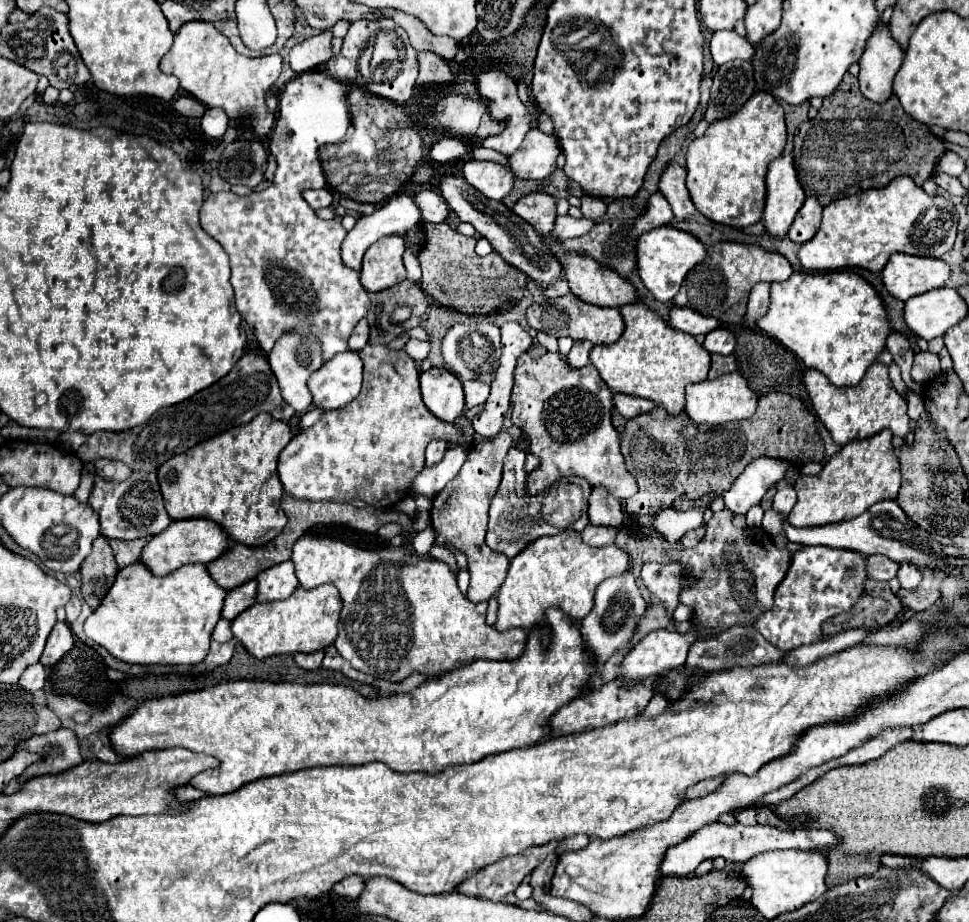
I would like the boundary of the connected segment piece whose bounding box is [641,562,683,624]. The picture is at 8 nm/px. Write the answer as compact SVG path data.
M647 562L647 564L643 564L643 570L641 570L643 584L649 588L651 596L657 602L665 604L665 608L667 608L673 624L676 623L673 620L673 612L675 612L675 608L679 604L681 574L683 574L683 566L677 564L677 562L673 562L673 564Z

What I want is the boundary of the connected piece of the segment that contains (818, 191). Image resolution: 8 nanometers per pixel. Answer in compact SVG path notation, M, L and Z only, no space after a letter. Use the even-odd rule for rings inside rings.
M849 72L841 86L823 100L819 114L803 122L795 132L799 182L805 194L819 198L823 206L841 196L881 188L895 176L911 176L923 186L943 152L943 140L933 136L921 122L909 118L895 96L885 104L869 102L859 90L859 80Z

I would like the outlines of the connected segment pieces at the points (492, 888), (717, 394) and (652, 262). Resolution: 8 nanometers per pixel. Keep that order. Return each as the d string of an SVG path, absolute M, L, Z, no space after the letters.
M549 842L543 846L533 846L517 856L507 856L491 866L481 868L473 878L467 878L459 884L459 892L467 896L485 898L491 902L501 902L505 894L515 892L527 874L531 874L547 854L557 848L559 842Z
M739 372L719 376L715 380L703 380L687 386L685 412L693 422L699 424L727 424L735 420L745 420L755 414L757 394L747 386L747 380Z
M661 226L637 238L637 274L643 286L661 302L671 302L685 278L685 274L705 258L703 244L689 232Z

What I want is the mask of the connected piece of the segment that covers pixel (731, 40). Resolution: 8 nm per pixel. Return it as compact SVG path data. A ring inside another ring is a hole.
M721 30L721 32L713 32L709 50L711 50L713 62L721 66L733 58L751 60L755 48L749 46L749 42L745 42L745 38L741 38L735 30Z

